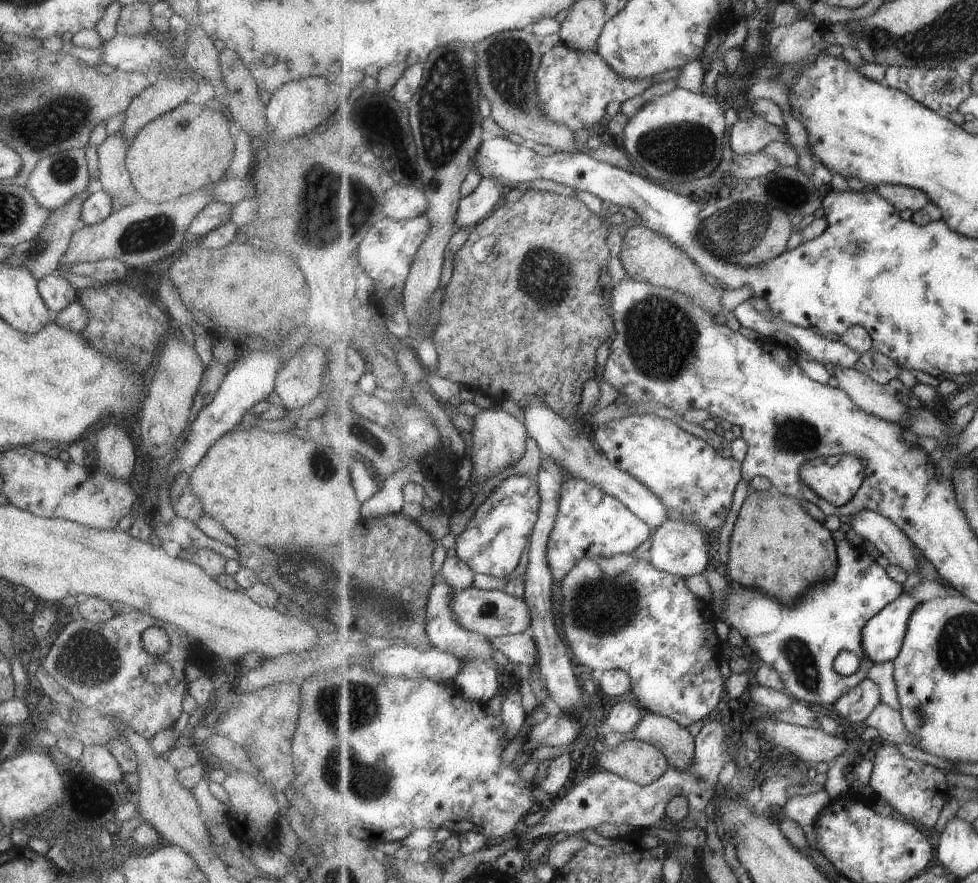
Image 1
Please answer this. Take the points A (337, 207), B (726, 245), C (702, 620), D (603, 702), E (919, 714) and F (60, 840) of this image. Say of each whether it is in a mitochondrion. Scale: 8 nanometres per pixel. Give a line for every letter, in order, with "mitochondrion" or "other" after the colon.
A: mitochondrion
B: mitochondrion
C: other
D: other
E: mitochondrion
F: mitochondrion

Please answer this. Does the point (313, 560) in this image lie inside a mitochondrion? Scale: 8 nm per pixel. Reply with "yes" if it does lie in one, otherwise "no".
yes

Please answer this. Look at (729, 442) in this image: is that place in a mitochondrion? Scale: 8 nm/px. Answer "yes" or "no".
no

